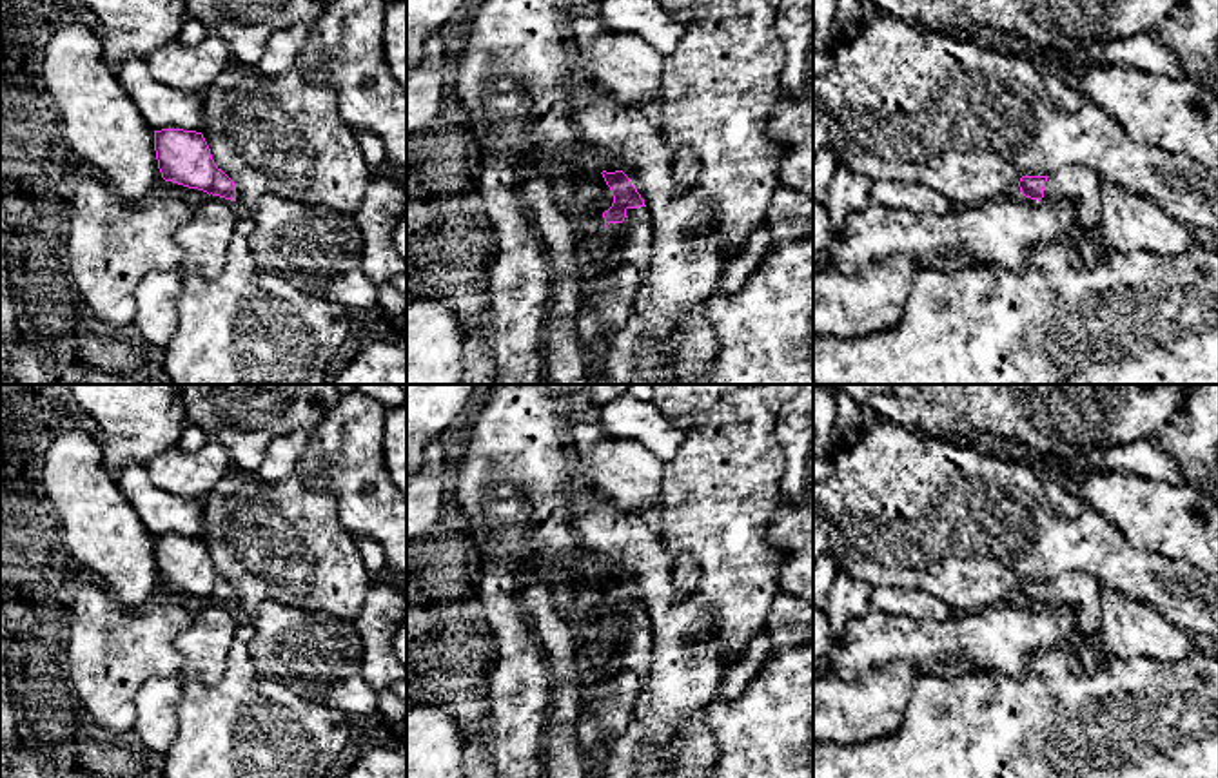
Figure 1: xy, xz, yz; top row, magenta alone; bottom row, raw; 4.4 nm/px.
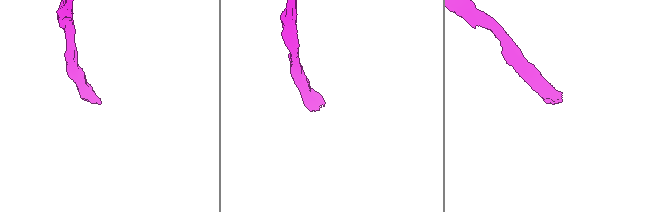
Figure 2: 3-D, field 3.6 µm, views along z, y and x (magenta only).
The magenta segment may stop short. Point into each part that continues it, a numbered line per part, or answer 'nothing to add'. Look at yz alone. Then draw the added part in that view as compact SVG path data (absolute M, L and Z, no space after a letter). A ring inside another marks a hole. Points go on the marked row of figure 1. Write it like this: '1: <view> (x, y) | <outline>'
1: yz (1079, 185) | M1066 167L1047 178L1044 198L1047 201L1071 201L1076 207L1076 219L1082 227L1095 227L1102 221L1102 190L1093 170Z

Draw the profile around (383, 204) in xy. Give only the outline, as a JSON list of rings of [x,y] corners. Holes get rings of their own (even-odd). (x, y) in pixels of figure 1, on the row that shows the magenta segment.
[[[374,174],[354,219],[363,238],[363,272],[378,285],[407,270],[394,245],[394,230],[405,212],[407,189],[385,174]]]

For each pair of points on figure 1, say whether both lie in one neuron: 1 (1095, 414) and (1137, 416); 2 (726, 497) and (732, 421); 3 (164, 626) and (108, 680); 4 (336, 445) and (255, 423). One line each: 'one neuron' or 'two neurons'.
1: one neuron
2: one neuron
3: one neuron
4: two neurons

